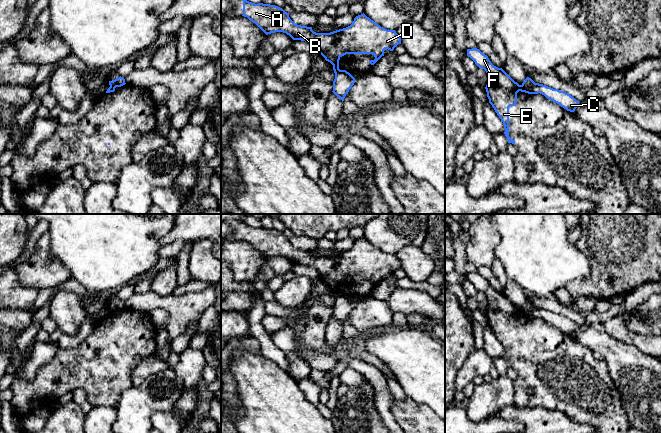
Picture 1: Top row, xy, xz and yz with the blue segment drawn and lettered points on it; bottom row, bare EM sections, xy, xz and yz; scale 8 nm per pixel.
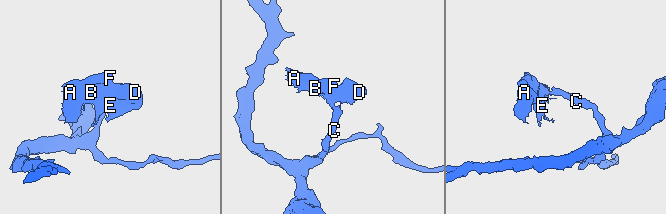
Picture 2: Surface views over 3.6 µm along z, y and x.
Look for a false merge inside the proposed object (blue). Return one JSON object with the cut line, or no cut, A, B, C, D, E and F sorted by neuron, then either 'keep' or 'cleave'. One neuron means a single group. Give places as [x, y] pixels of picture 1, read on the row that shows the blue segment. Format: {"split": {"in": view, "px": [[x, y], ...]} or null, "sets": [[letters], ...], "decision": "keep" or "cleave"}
{"split": {"in": "yz", "px": [[521, 85], [533, 93]]}, "sets": [["A", "B", "D", "E", "F"], ["C"]], "decision": "cleave"}

